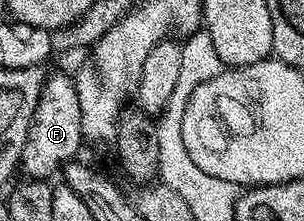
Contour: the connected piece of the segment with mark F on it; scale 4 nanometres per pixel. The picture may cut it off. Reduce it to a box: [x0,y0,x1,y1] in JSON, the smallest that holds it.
[19,73,85,180]

